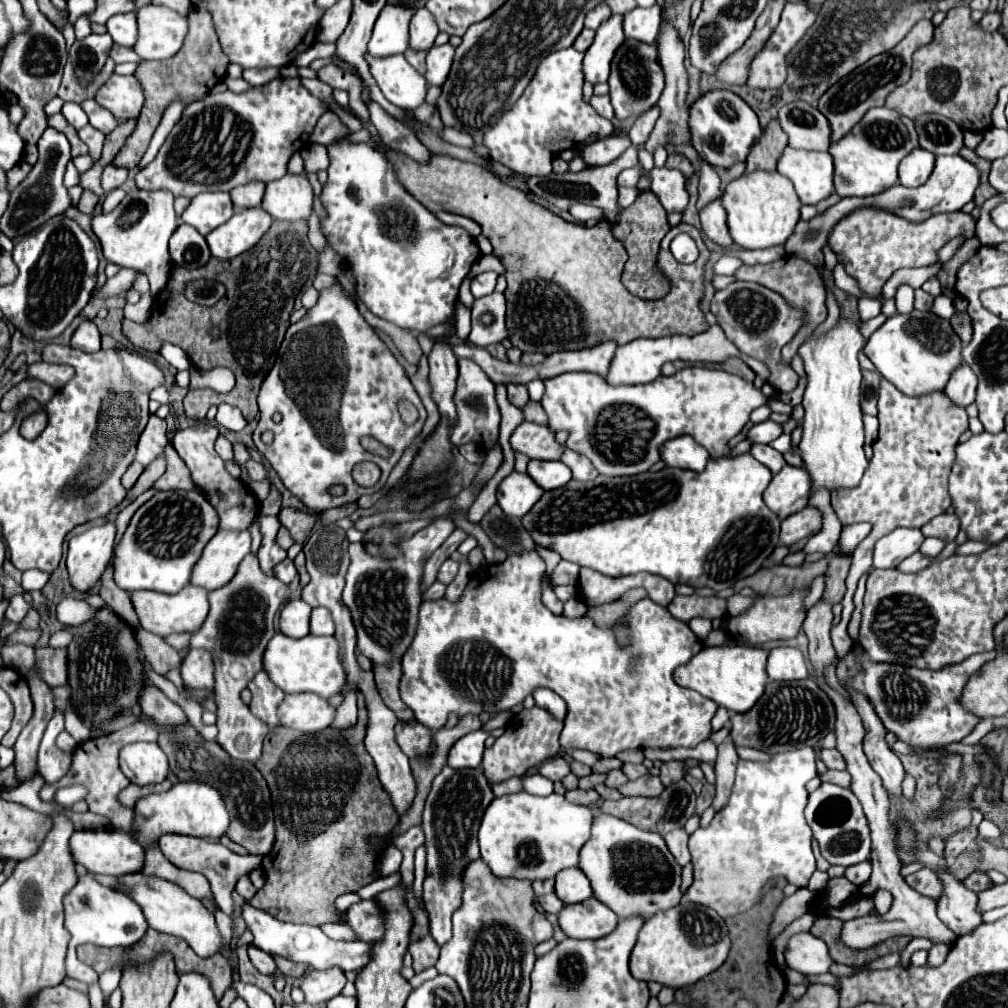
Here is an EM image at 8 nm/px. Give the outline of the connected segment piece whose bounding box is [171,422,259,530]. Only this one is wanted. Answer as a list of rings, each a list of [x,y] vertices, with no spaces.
[[[193,424],[187,428],[179,428],[173,436],[173,448],[177,450],[177,454],[183,458],[183,462],[187,464],[187,468],[191,470],[191,478],[193,482],[203,488],[205,496],[209,498],[209,502],[217,508],[219,512],[219,528],[227,528],[227,530],[245,530],[249,528],[249,524],[253,522],[253,518],[259,512],[259,502],[253,498],[253,492],[247,490],[241,482],[237,482],[233,476],[229,476],[229,472],[223,466],[223,460],[217,456],[217,452],[213,450],[215,438],[219,436],[217,428],[211,424]]]

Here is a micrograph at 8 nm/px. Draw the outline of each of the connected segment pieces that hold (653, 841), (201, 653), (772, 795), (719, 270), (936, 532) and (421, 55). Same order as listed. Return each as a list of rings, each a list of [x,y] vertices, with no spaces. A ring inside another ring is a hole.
[[[597,814],[589,842],[581,848],[579,868],[591,880],[593,896],[607,904],[619,918],[651,918],[659,910],[681,902],[681,866],[669,852],[663,836],[641,830],[617,816]]]
[[[189,650],[181,664],[181,678],[193,690],[213,690],[213,660],[205,650]]]
[[[813,748],[783,752],[771,756],[771,760],[767,762],[739,760],[729,802],[715,814],[707,828],[697,828],[691,834],[693,886],[687,890],[685,898],[689,902],[713,908],[721,918],[729,918],[757,906],[761,902],[761,890],[765,882],[775,876],[785,876],[791,884],[805,888],[811,874],[815,872],[815,858],[811,852],[811,828],[803,816],[803,808],[809,796],[805,784],[815,776],[817,772]]]
[[[723,256],[723,258],[719,258],[719,262],[715,262],[715,266],[713,266],[713,274],[725,274],[725,276],[731,276],[739,266],[741,266],[741,260]]]
[[[943,512],[943,514],[939,514],[937,518],[933,518],[933,520],[929,520],[923,528],[921,528],[921,532],[925,534],[925,536],[941,536],[941,538],[945,538],[945,540],[955,540],[955,536],[957,536],[957,532],[959,532],[959,520],[957,520],[957,516],[955,514],[951,514],[951,512]]]
[[[407,50],[405,52],[405,58],[407,58],[407,62],[417,62],[417,70],[423,74],[425,72],[425,56],[427,56],[427,52],[425,50]]]

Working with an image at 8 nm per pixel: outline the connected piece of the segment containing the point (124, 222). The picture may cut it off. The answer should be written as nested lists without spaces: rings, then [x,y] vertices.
[[[133,190],[111,214],[93,216],[93,232],[101,240],[103,256],[107,258],[107,262],[143,272],[151,282],[153,298],[157,296],[157,292],[161,292],[161,288],[165,288],[167,274],[171,270],[167,242],[179,228],[173,200],[175,198],[169,190],[153,190],[149,192],[149,198],[141,198],[141,190]]]

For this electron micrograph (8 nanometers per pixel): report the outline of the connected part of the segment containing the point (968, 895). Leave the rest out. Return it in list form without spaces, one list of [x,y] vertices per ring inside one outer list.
[[[939,868],[935,874],[943,884],[941,898],[937,900],[937,916],[943,920],[943,924],[949,926],[957,936],[977,928],[983,922],[981,914],[975,910],[977,894],[969,890],[957,876],[953,876],[949,868]]]

